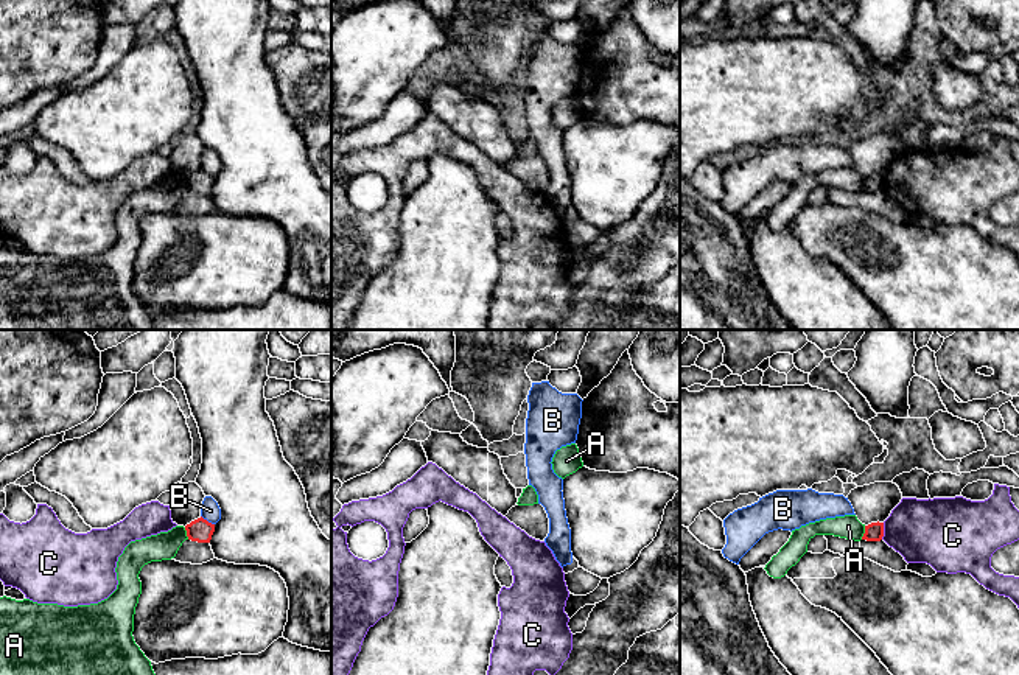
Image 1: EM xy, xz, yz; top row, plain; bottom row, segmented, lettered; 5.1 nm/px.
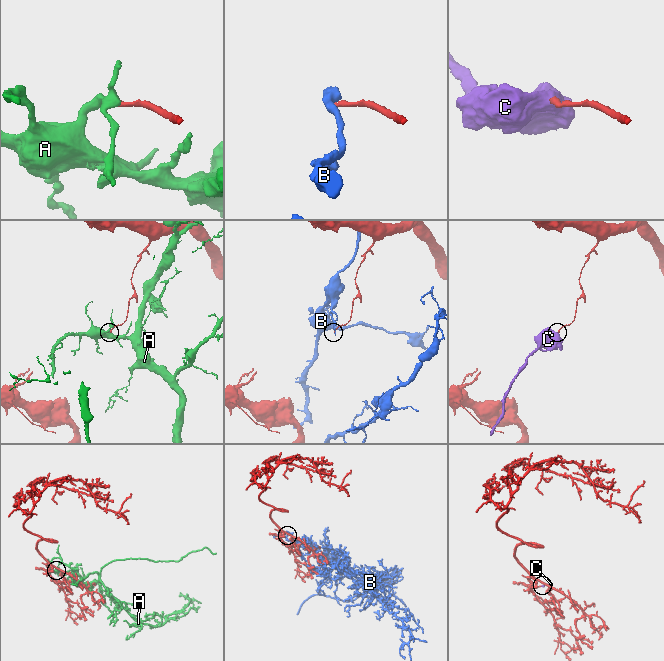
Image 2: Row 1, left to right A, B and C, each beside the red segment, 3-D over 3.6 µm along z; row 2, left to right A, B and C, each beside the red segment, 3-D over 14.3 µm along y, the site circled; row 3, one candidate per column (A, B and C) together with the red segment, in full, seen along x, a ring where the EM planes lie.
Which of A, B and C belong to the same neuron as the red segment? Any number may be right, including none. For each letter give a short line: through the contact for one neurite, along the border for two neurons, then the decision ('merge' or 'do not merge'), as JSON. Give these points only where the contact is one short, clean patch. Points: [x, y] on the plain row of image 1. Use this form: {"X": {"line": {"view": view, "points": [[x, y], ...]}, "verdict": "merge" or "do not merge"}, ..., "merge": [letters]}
{"A": {"line": {"view": "yz", "points": [[865, 178], [861, 190]]}, "verdict": "do not merge"}, "B": {"line": {"view": "xy", "points": [[201, 167], [213, 176]]}, "verdict": "do not merge"}, "C": {"line": {"view": "yz", "points": [[884, 174], [884, 187], [881, 190]]}, "verdict": "do not merge"}, "merge": []}

